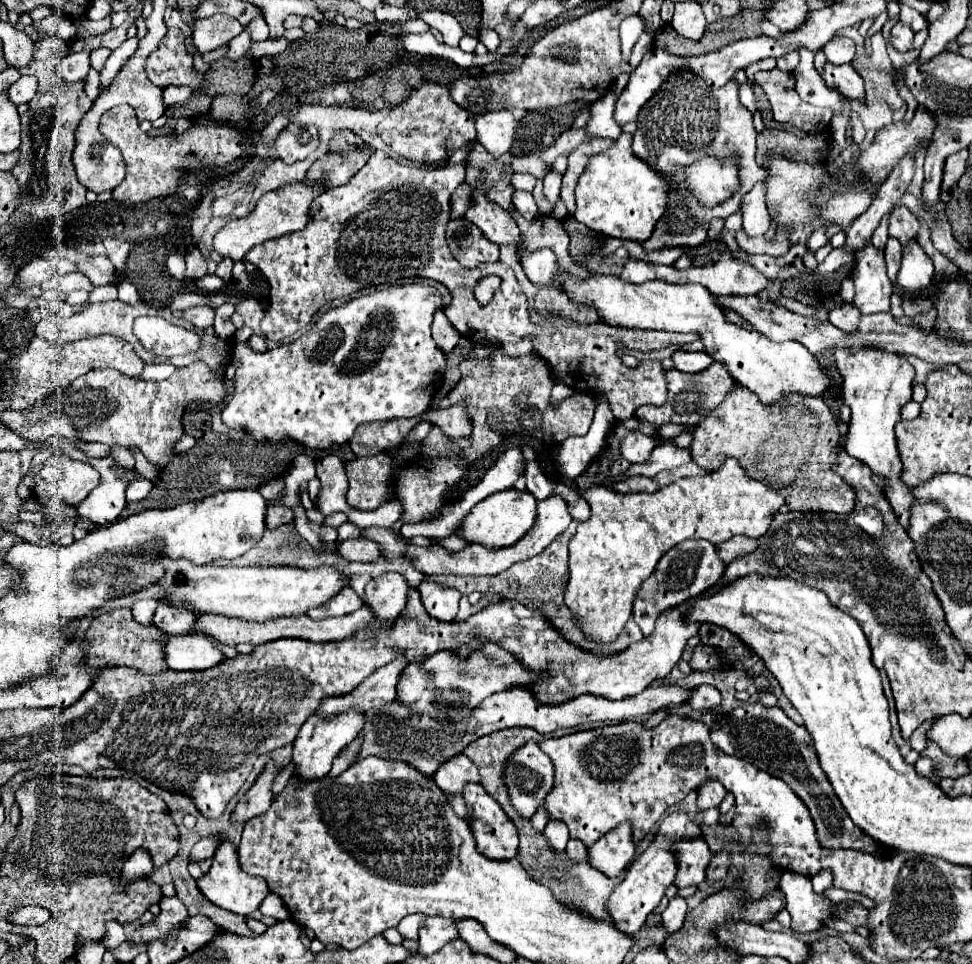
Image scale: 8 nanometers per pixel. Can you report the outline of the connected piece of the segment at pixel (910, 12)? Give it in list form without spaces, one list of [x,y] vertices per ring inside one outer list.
[[[901,6],[901,22],[907,24],[907,26],[911,26],[913,32],[925,30],[927,24],[929,24],[917,10],[913,10],[913,8],[909,8],[909,6]]]

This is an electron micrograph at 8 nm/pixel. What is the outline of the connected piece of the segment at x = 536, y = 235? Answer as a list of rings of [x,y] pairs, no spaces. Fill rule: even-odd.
[[[513,212],[513,218],[517,220],[523,238],[521,250],[551,248],[557,254],[557,264],[563,274],[573,274],[581,280],[589,278],[588,270],[572,260],[569,254],[570,239],[567,232],[561,228],[559,220],[549,216],[539,216],[535,222],[527,222],[517,212]]]

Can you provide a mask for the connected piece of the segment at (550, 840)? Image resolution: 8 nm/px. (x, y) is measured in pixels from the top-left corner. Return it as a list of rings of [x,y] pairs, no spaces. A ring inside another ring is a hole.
[[[551,820],[547,824],[547,828],[543,830],[543,836],[545,836],[545,842],[551,850],[555,852],[563,852],[565,846],[567,846],[567,840],[569,840],[569,832],[567,832],[567,826],[559,820]]]

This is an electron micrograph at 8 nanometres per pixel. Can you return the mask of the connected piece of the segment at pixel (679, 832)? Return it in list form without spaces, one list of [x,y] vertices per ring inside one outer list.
[[[673,812],[663,818],[647,850],[631,864],[623,884],[619,884],[619,888],[615,888],[613,896],[609,896],[607,900],[607,910],[611,912],[613,920],[617,920],[617,926],[621,932],[633,934],[645,924],[647,916],[657,908],[657,904],[665,896],[665,890],[675,882],[679,864],[677,864],[677,852],[673,848],[683,840],[693,840],[695,836],[701,836],[699,826],[691,822],[685,812]]]

